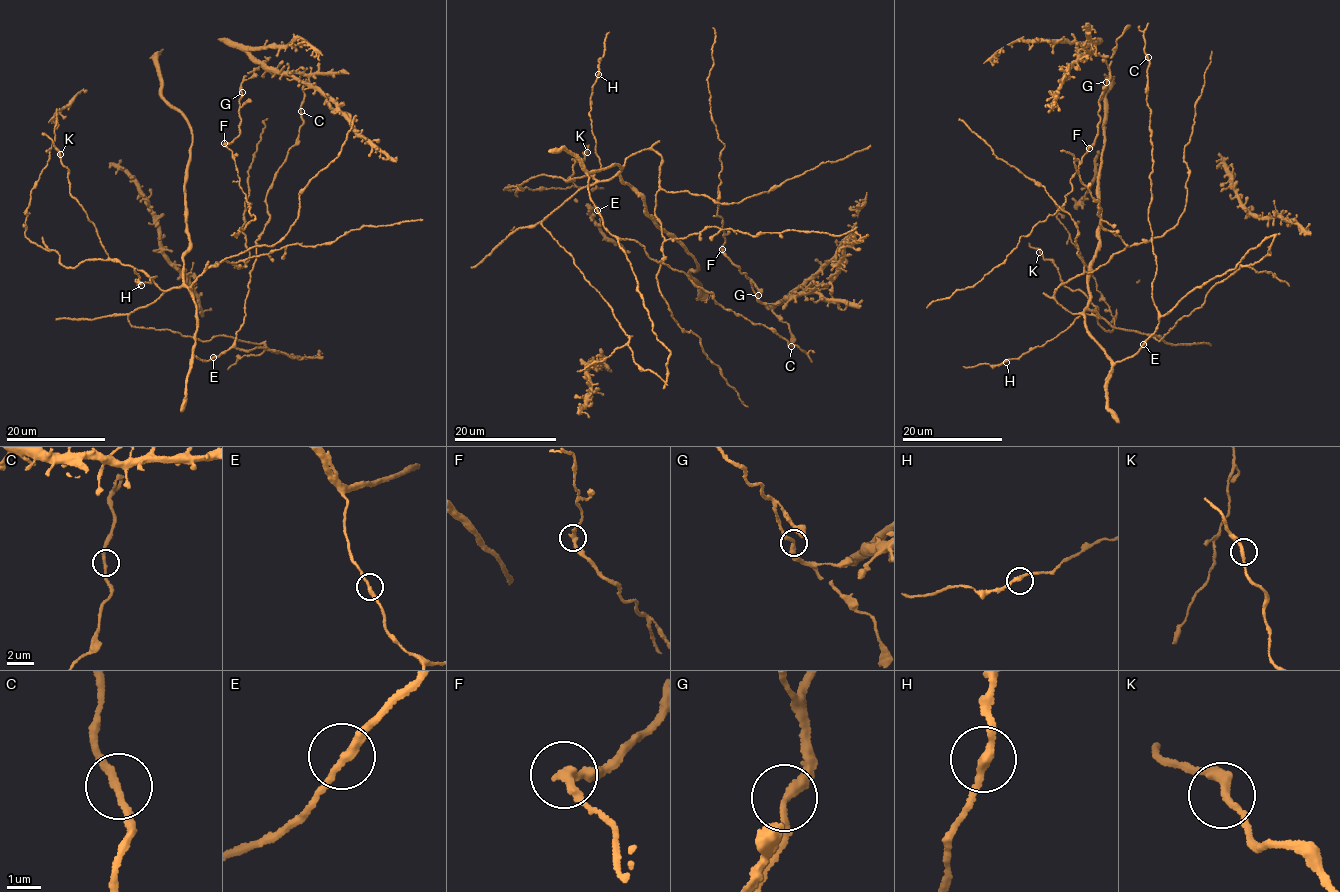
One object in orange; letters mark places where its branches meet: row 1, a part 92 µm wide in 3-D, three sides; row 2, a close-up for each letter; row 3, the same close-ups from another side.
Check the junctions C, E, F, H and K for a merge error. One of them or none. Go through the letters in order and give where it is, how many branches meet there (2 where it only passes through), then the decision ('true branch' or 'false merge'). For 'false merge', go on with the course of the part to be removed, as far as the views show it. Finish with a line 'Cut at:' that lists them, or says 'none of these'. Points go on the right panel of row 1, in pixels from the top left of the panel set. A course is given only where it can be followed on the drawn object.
C: (1148, 57) | 2 | true branch
E: (1143, 344) | 2 | true branch
F: (1089, 148) | 2 | true branch
H: (1006, 362) | 2 | true branch
K: (1039, 252) | 2 | true branch
Cut at: none of these

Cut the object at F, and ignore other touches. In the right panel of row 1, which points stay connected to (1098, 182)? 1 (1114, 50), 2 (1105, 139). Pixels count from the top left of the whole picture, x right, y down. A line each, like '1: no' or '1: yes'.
1: yes
2: yes

